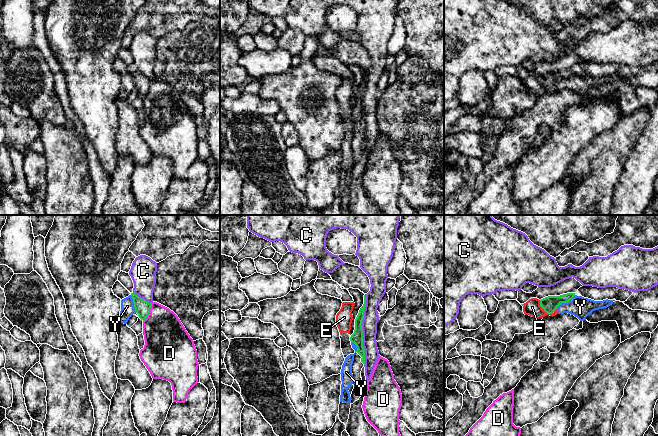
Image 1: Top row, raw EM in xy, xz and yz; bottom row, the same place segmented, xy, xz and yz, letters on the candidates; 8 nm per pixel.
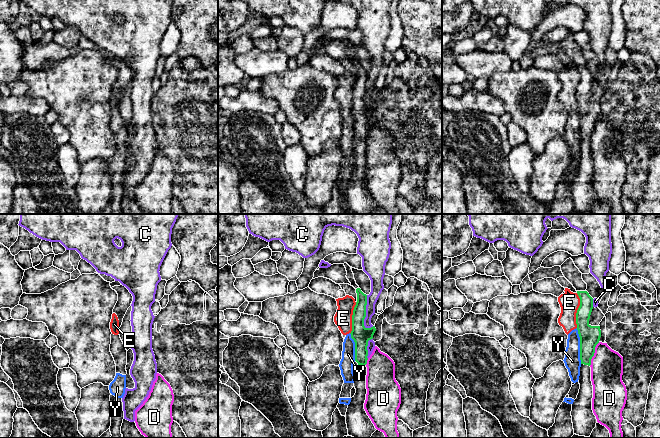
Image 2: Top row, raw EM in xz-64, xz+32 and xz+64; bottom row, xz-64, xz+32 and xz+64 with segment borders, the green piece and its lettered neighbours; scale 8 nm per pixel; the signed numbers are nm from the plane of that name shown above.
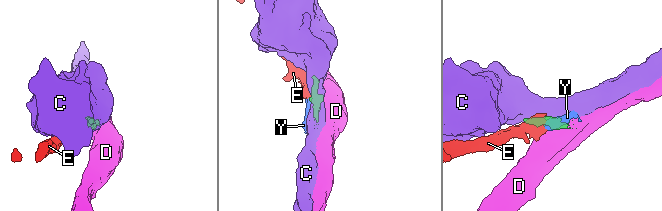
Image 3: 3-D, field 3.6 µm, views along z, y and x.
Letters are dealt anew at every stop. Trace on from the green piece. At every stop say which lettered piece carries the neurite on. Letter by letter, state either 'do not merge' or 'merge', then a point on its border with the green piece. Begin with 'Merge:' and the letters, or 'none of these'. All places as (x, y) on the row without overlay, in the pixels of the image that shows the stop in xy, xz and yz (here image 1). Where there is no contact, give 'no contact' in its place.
Merge: none of these
C: do not merge; meets green in xz at (362, 106)
D: do not merge; meets green in xy at (149, 87)
E: do not merge; meets green in yz at (545, 87)
Y: do not merge; meets green in yz at (565, 78)

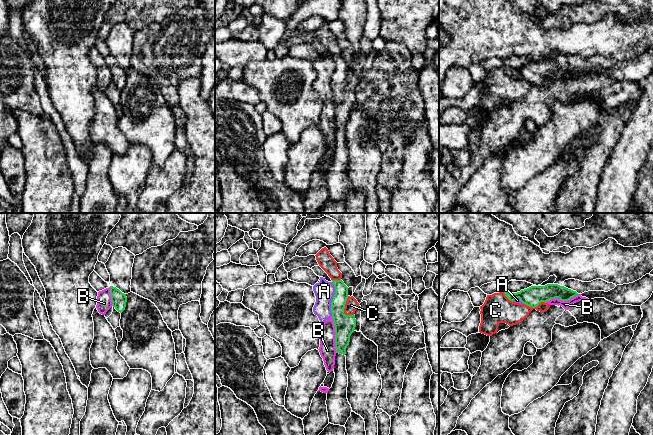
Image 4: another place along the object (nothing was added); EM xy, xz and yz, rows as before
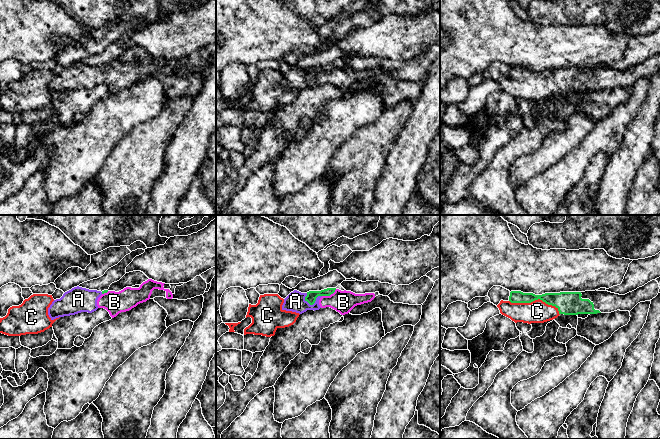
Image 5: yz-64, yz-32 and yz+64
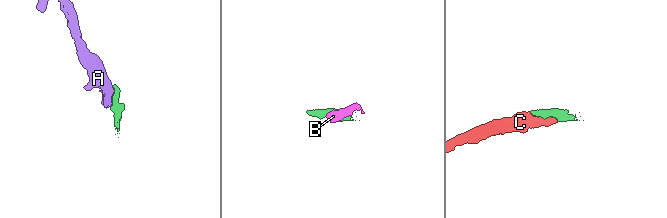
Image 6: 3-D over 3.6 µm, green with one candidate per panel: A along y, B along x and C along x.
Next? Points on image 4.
Merge: C
A: do not merge; meets green in xz at (332, 75)
B: do not merge; meets green in xz at (335, 111)
C: merge; meets green in xz at (343, 85)

